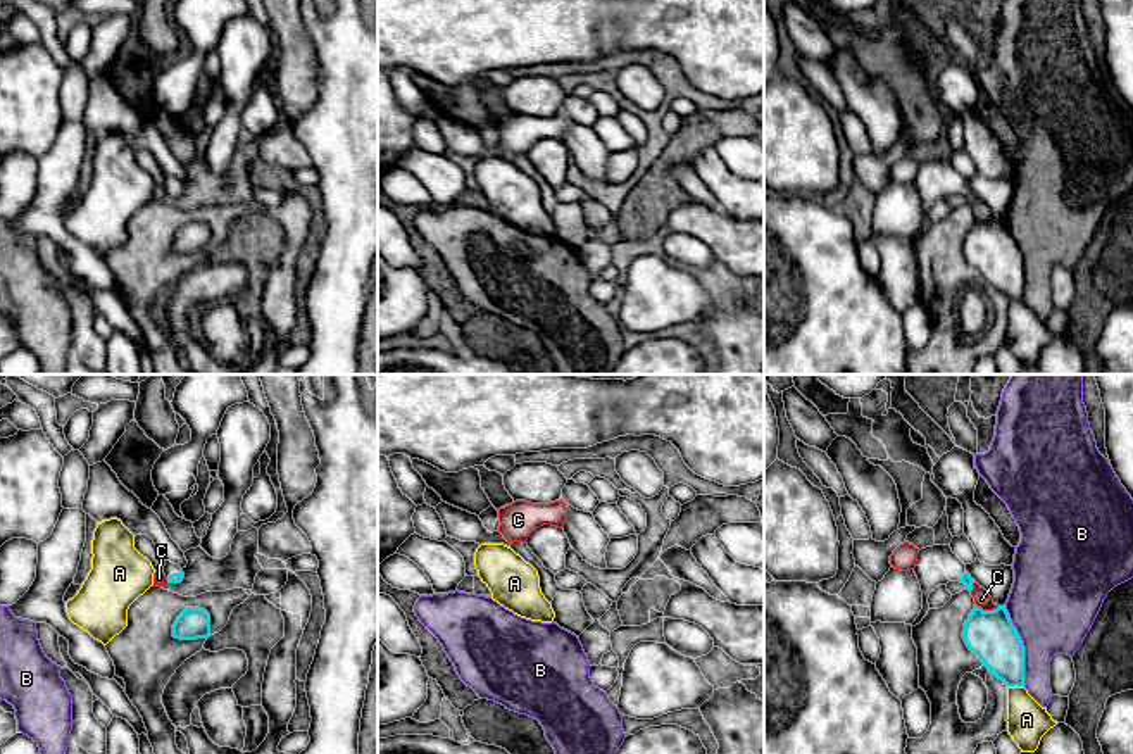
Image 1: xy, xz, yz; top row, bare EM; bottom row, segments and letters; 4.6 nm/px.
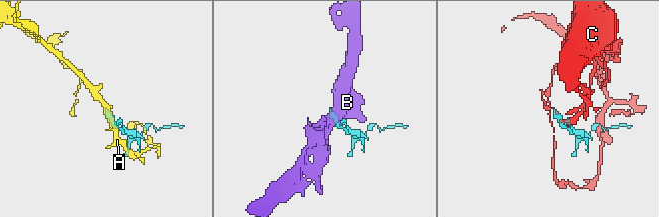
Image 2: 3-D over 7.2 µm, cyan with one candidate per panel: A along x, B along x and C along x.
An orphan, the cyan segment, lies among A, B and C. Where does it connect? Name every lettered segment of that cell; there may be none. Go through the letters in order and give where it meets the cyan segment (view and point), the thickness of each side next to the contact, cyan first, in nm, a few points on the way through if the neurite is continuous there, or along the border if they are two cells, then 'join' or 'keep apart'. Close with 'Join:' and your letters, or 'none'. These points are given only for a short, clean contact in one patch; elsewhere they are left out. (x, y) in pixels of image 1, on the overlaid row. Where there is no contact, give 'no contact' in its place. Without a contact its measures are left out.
A: contact yz (1016, 685); calibres 220 and 190 nm; keep apart
B: contact yz (1023, 646); calibres 220 and 420 nm; border yz (1004, 606), (1023, 646), (1025, 685); keep apart
C: contact yz (987, 611); calibres 220 and 80 nm; keep apart
Join: none

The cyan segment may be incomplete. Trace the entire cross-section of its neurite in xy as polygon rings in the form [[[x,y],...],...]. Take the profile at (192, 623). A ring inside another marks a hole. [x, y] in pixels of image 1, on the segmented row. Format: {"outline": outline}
{"outline": [[[186,607],[172,625],[172,637],[197,640],[210,637],[210,614],[200,607]]]}

